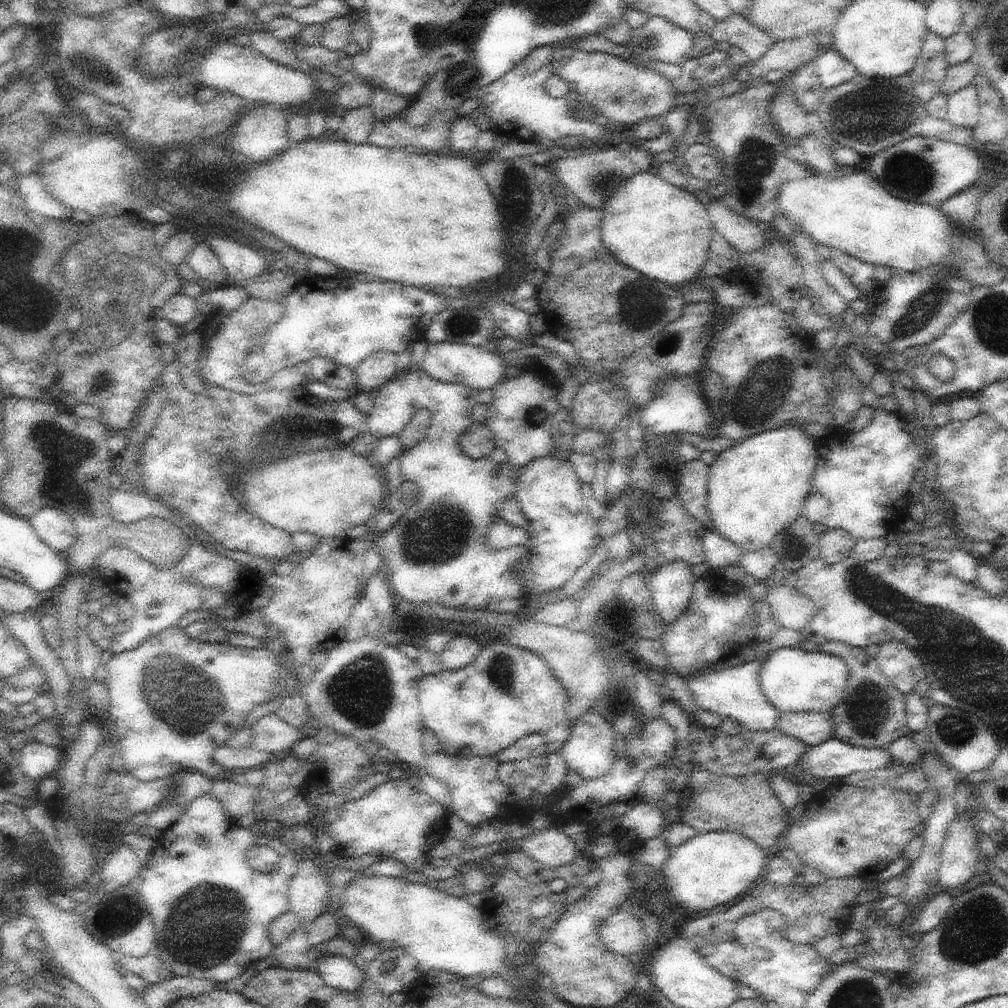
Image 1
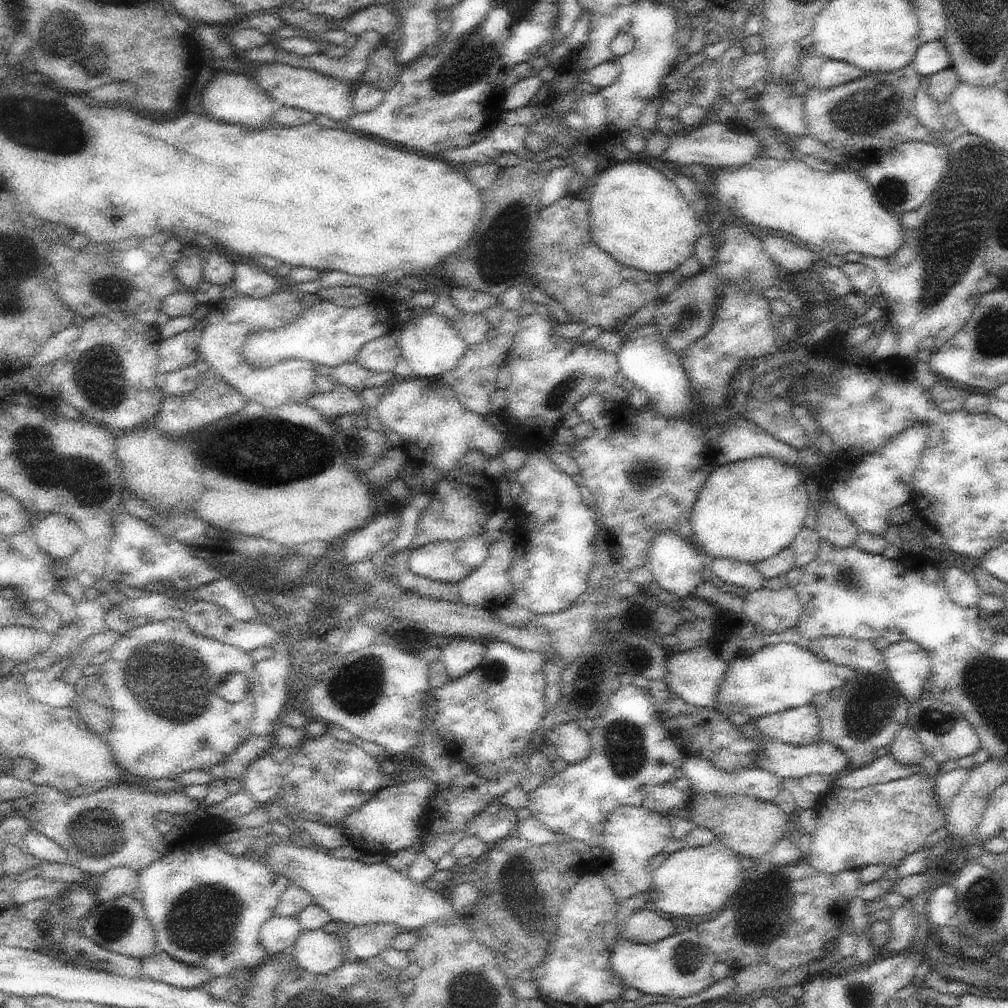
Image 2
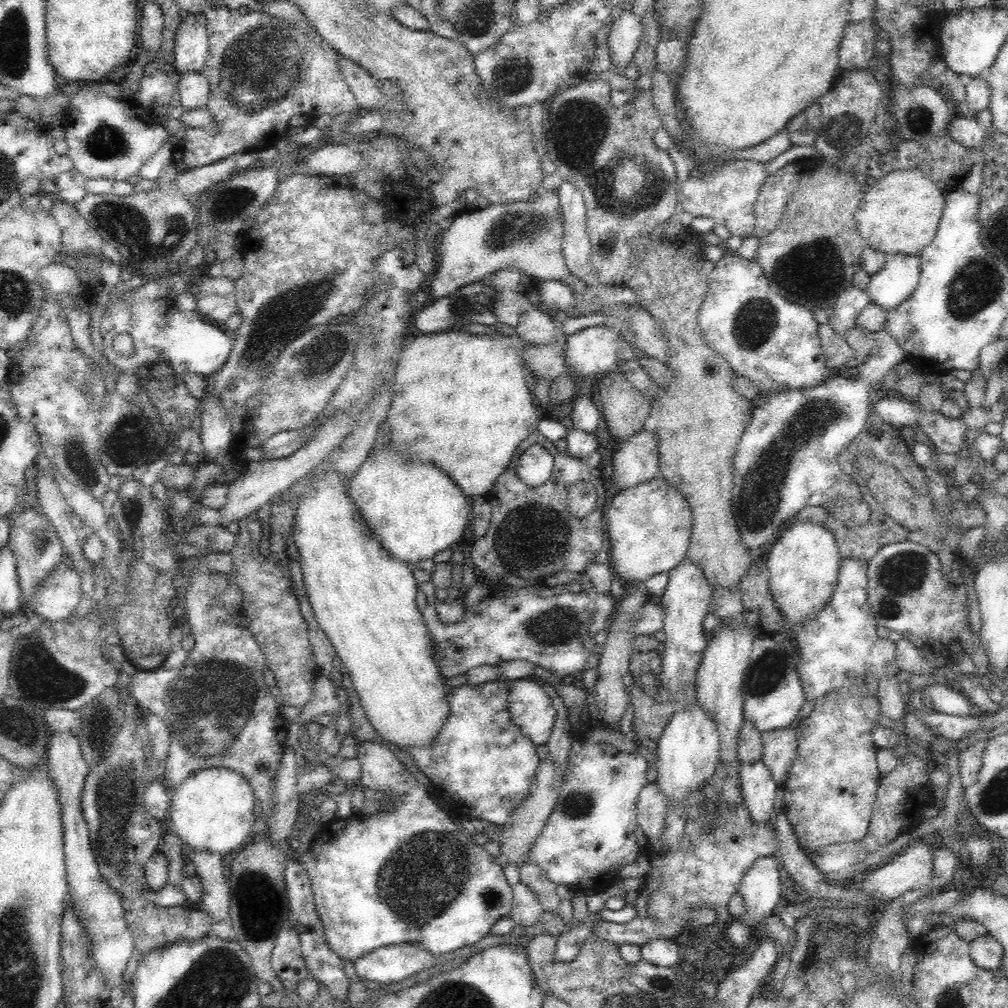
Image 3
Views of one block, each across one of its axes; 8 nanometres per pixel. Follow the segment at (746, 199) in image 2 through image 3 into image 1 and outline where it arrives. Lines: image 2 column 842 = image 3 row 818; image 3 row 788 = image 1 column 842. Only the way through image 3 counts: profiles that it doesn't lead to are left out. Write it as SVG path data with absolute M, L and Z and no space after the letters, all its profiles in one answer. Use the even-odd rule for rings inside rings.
M867 168L841 172L839 178L831 180L813 172L807 172L801 180L787 180L777 192L775 208L771 222L787 240L795 234L809 234L817 244L829 250L841 250L865 264L881 264L901 272L945 266L973 286L997 286L1007 274L1007 268L989 262L981 238L953 230L945 218L947 214L943 214L939 206L911 204L891 196Z

